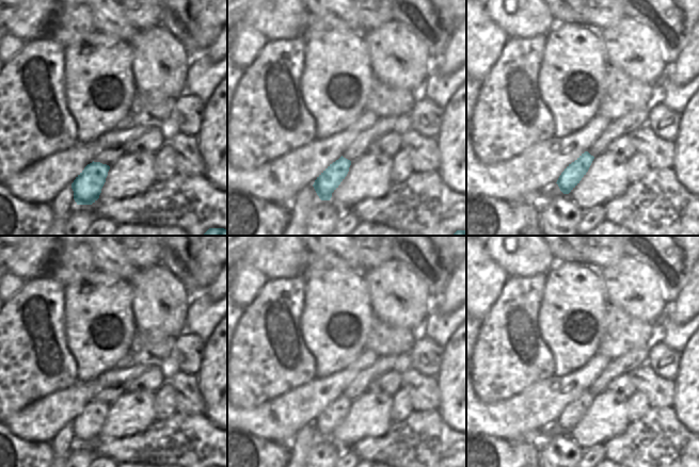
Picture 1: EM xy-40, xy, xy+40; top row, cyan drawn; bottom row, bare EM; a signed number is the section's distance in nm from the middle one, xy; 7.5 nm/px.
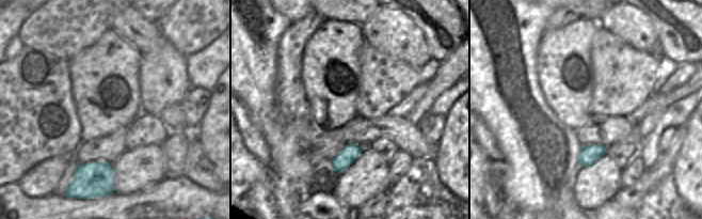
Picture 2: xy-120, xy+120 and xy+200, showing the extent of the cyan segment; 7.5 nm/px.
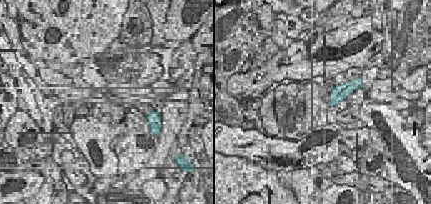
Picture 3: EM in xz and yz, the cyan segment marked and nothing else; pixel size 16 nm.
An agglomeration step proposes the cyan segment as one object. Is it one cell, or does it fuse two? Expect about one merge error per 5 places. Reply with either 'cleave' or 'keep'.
keep

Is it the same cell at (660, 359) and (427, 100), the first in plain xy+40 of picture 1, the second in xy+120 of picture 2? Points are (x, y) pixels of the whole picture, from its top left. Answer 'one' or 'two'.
two

